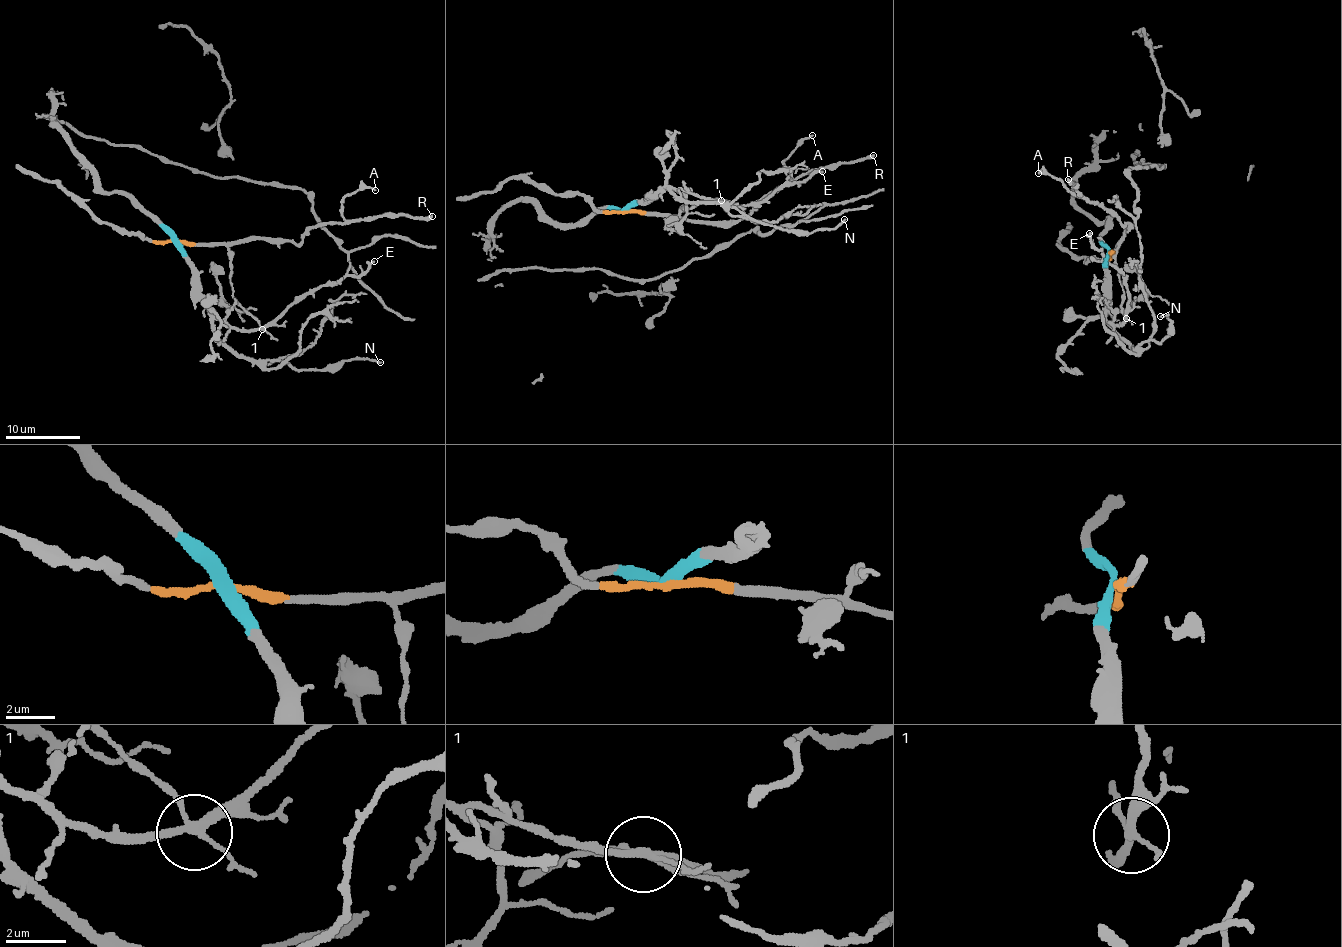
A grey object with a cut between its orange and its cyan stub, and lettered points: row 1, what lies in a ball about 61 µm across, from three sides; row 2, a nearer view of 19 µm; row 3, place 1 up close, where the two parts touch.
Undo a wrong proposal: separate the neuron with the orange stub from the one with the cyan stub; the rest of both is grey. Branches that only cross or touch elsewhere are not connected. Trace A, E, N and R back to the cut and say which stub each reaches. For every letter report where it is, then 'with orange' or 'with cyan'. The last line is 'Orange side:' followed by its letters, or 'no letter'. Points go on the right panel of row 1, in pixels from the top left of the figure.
A: place (1038, 173); with orange
E: place (1089, 233); with cyan
N: place (1160, 316); with cyan
R: place (1068, 179); with orange
Orange side: A, R

